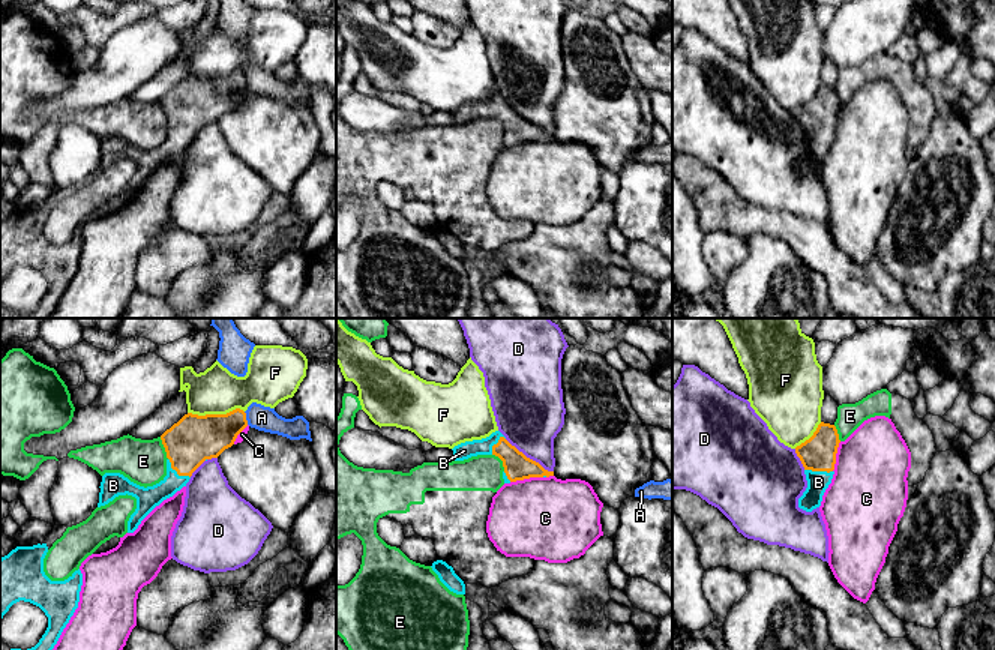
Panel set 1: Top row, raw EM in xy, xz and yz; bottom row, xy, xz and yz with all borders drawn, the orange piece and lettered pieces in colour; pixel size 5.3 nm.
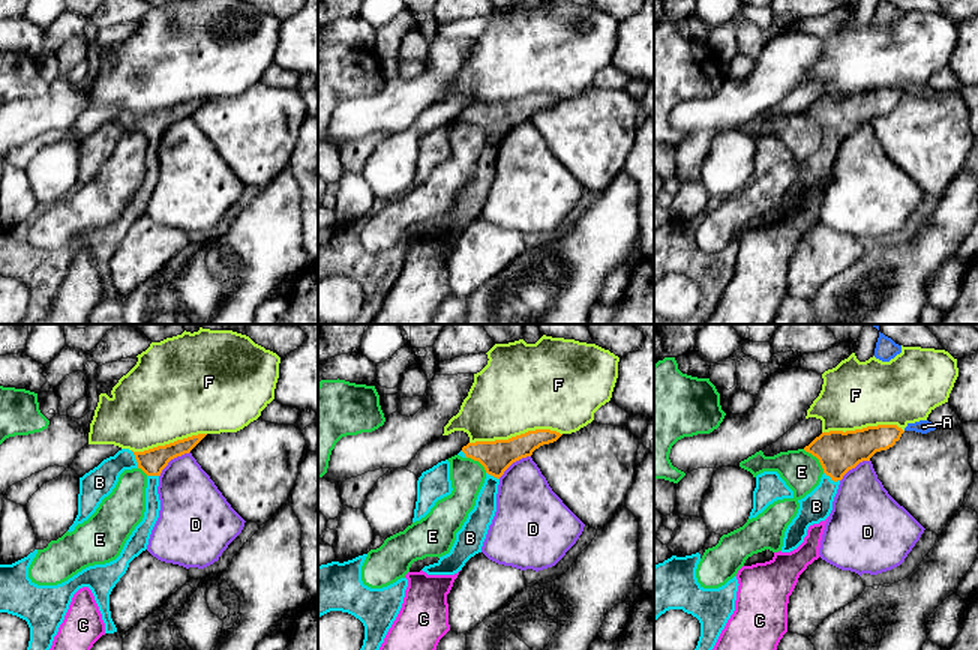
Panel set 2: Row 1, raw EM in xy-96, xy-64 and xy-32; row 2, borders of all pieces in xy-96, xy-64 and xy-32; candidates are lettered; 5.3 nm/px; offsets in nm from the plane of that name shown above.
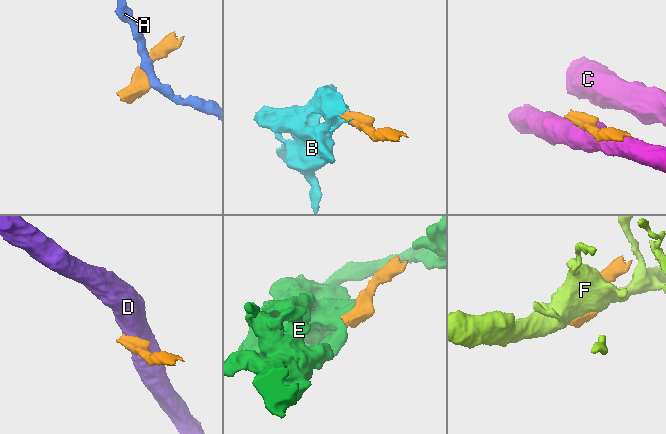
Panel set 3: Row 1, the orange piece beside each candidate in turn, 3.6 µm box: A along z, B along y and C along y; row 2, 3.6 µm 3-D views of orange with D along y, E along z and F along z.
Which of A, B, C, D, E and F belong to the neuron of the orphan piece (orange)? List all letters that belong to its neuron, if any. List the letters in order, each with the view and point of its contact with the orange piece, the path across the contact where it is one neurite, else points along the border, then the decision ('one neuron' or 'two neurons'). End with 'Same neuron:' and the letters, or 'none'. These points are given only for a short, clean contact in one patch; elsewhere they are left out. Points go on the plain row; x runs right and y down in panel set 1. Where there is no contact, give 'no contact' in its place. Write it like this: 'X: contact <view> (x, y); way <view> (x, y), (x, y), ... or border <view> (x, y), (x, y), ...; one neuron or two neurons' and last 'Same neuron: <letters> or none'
A: contact xy (245, 81); border xy (243, 75), (248, 87); two neurons
B: contact xy (176, 134); one neuron
C: contact xz (526, 141); two neurons
D: contact xz (529, 122); border xz (505, 102), (553, 135); two neurons
E: contact xy (164, 110); two neurons
F: contact xy (215, 78); two neurons
Same neuron: B

